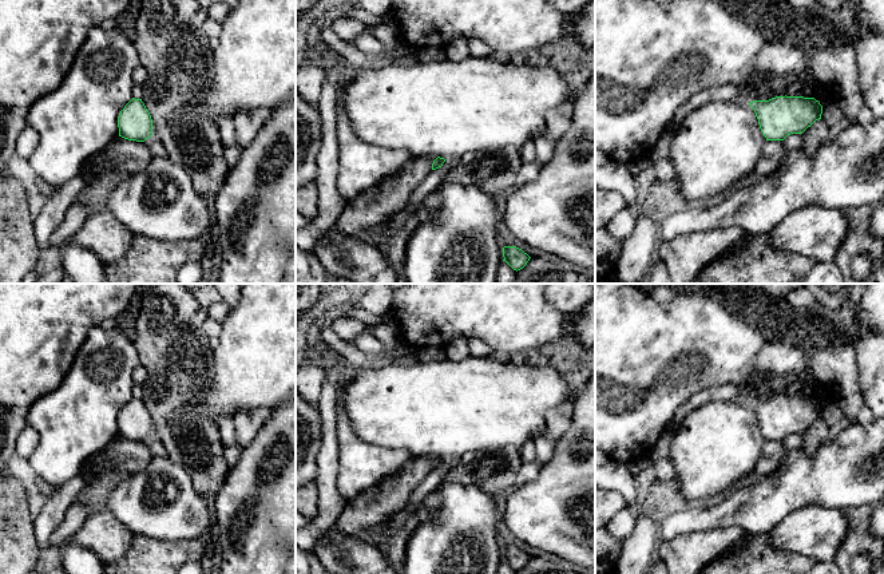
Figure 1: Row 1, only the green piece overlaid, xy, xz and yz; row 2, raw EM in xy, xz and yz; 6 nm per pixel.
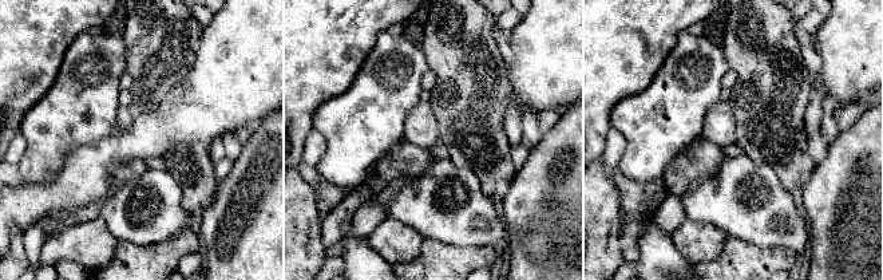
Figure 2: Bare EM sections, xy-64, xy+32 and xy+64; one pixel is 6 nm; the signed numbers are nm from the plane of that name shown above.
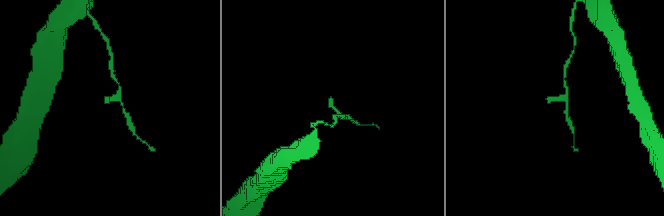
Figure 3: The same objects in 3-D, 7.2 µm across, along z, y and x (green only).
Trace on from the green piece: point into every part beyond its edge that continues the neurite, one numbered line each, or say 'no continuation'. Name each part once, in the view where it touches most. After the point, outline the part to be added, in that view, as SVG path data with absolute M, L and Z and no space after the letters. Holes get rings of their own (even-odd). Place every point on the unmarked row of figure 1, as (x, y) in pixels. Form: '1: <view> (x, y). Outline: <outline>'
no continuation

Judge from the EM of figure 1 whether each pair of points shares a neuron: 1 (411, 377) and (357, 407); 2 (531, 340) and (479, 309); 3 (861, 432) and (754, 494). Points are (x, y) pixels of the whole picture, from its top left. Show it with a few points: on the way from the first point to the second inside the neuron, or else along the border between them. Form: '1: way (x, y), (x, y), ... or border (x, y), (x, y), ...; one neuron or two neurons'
1: way (397, 391), (384, 404), (371, 404); one neuron
2: way (518, 327), (500, 309), (492, 309); one neuron
3: way (835, 459), (813, 481), (799, 481), (781, 493); one neuron

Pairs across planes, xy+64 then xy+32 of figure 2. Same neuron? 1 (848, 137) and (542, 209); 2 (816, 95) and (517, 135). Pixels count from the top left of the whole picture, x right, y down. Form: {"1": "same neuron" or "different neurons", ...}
{"1": "same neuron", "2": "same neuron"}

